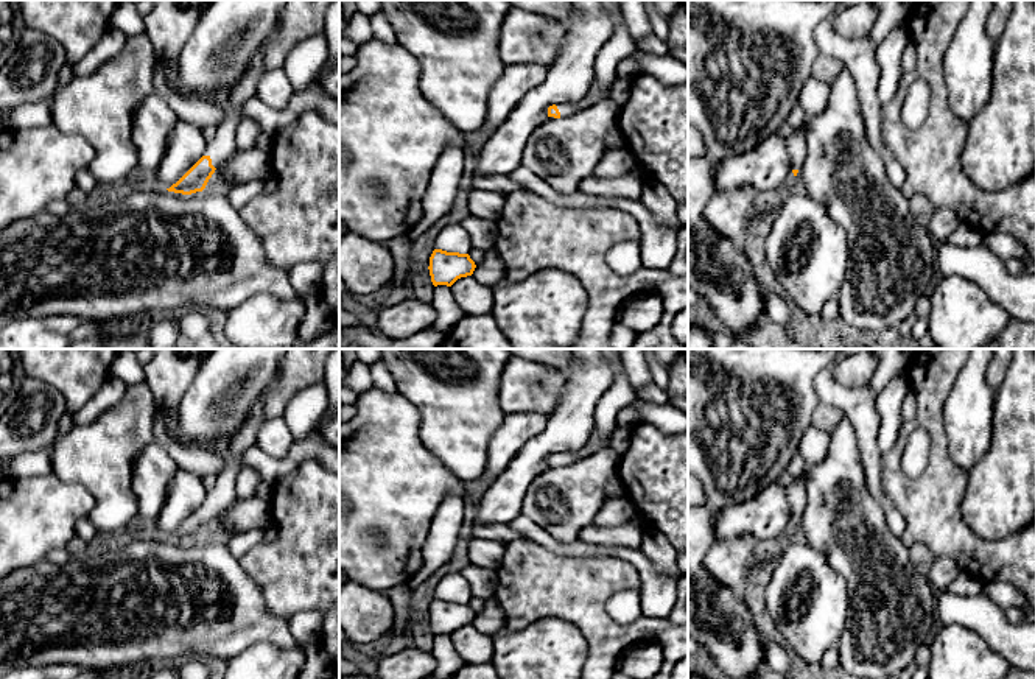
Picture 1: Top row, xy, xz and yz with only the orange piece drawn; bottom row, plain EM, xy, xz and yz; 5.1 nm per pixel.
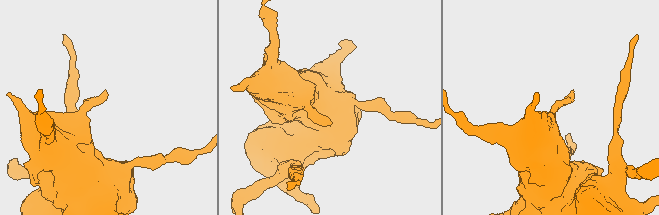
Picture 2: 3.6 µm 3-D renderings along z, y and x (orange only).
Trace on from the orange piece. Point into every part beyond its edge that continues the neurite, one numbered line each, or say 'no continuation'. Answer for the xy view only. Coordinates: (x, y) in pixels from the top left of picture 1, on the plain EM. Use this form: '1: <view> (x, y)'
1: xy (223, 494)

